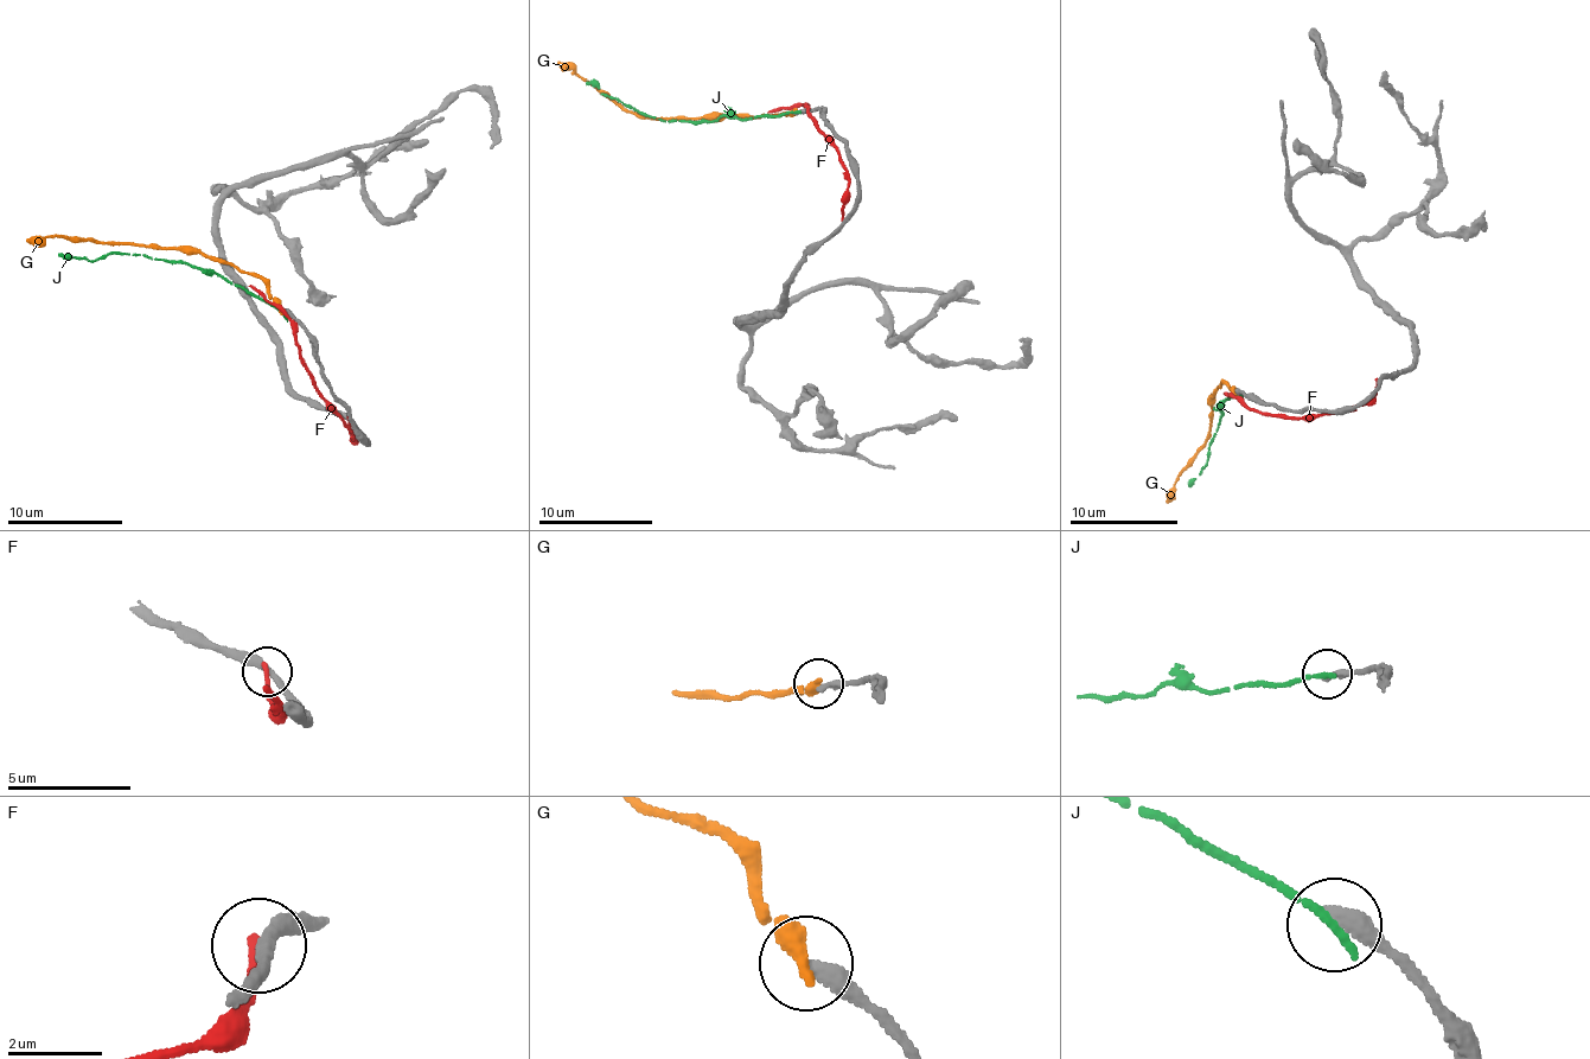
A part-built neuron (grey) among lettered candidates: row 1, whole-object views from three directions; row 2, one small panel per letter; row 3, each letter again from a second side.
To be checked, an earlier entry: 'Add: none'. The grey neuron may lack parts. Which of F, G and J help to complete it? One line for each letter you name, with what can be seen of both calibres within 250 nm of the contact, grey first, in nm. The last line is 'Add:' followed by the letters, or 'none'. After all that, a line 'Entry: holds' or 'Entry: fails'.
Add: none
Entry: holds

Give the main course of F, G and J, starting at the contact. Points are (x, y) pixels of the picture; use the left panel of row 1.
F: (350, 419), (350, 433), (356, 438), (320, 391), (301, 359), (297, 332), (275, 305), (248, 285)
G: (281, 307), (256, 278), (197, 250), (58, 235), (27, 240)
J: (281, 312), (216, 273), (149, 255), (116, 253), (89, 260), (59, 255)

